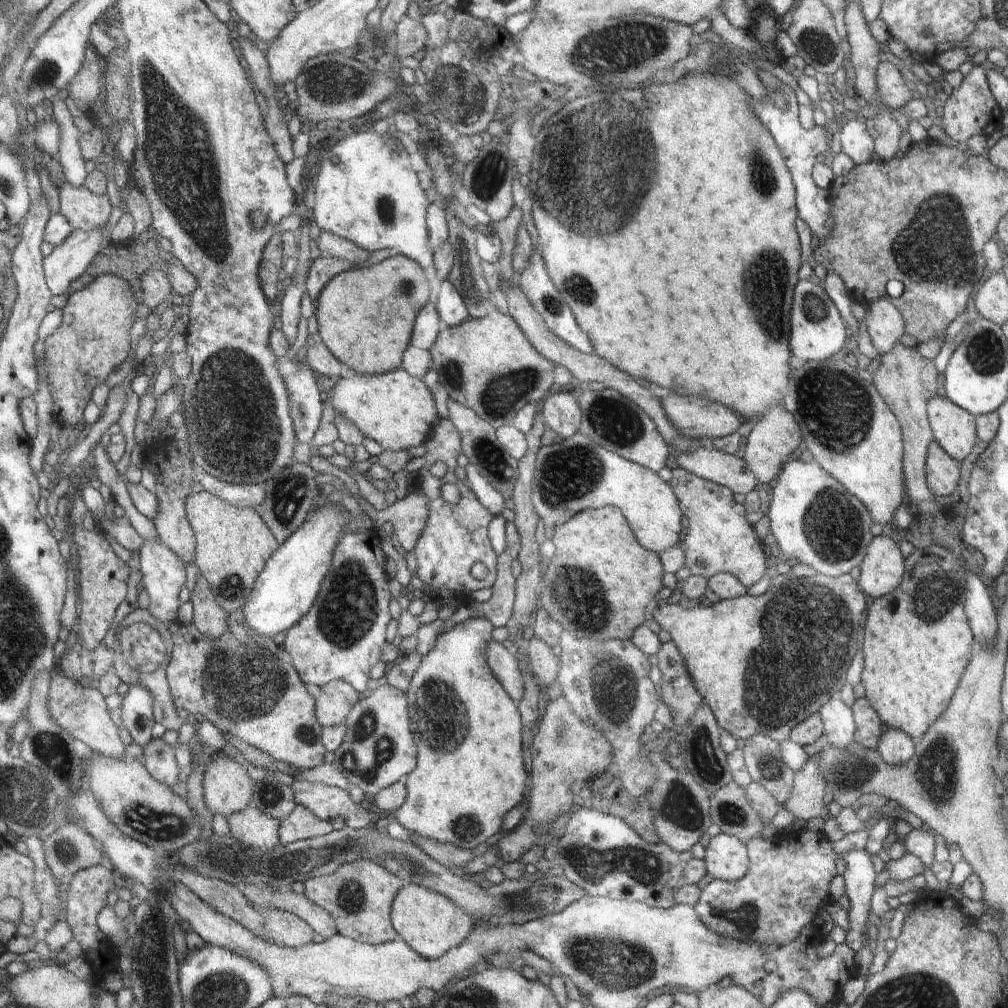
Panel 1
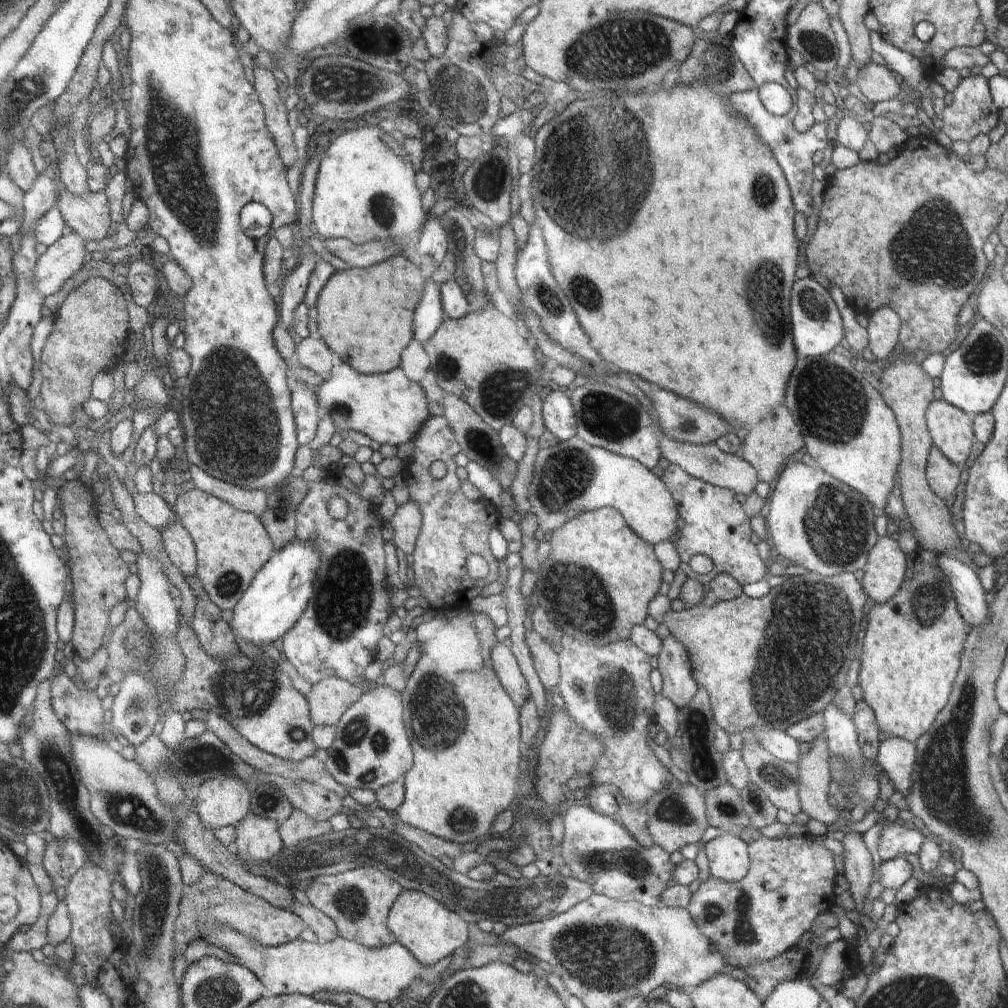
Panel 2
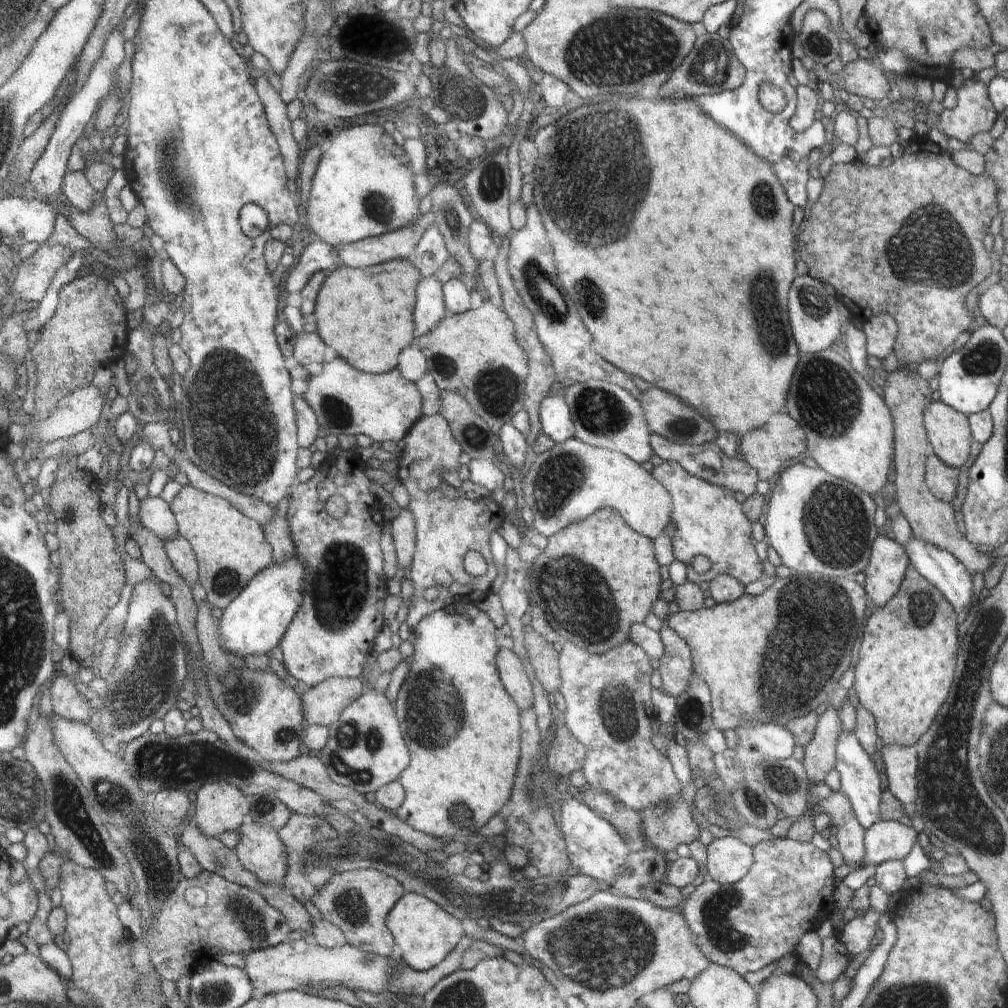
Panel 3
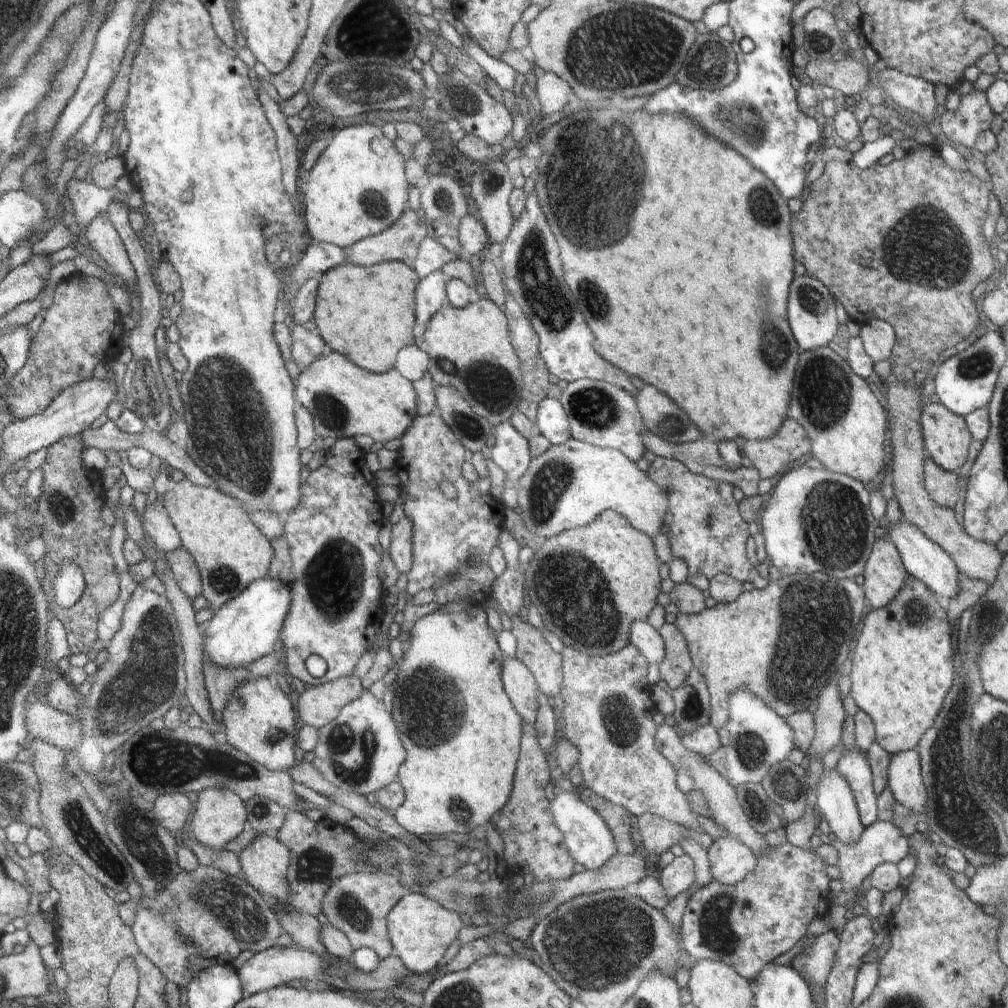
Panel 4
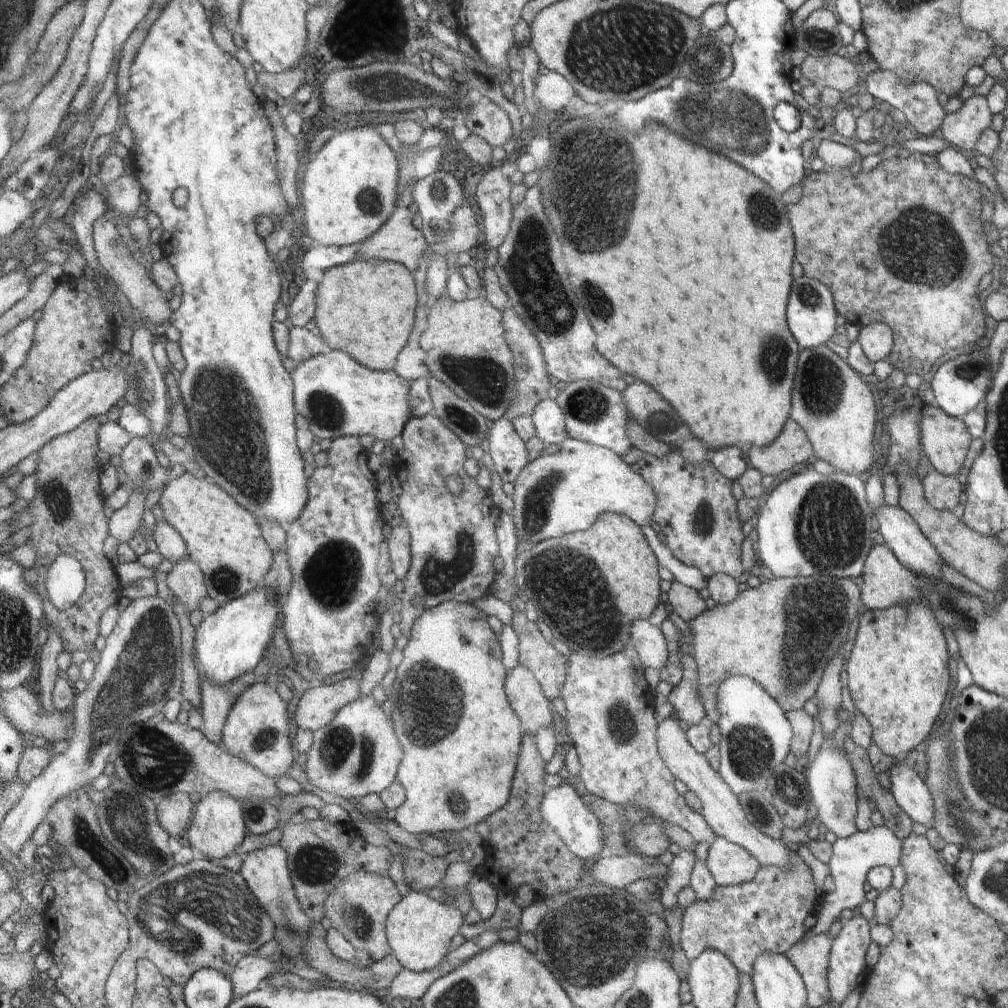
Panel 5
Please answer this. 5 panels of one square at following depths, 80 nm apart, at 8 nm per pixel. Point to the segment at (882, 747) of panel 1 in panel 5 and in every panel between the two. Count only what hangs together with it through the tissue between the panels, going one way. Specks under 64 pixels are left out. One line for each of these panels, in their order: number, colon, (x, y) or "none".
2: (896, 755)
3: (901, 763)
4: (904, 770)
5: (912, 795)

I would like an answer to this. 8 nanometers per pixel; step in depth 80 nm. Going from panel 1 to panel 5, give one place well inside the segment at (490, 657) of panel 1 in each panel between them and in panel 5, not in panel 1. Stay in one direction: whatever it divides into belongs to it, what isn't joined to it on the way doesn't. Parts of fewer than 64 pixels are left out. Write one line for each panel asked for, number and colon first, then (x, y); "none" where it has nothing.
2: (506, 666)
3: (511, 671)
4: (520, 684)
5: (524, 692)

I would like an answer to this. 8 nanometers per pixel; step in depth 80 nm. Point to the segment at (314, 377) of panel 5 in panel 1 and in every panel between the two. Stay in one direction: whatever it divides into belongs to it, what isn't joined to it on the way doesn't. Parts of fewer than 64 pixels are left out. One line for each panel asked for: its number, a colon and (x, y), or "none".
1: (395, 409)
2: (390, 408)
3: (385, 407)
4: (344, 400)

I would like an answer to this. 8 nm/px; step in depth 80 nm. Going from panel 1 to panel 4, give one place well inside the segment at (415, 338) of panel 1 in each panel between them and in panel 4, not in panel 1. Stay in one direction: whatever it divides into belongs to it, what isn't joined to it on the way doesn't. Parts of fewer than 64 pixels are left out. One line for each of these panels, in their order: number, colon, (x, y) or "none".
2: (429, 314)
3: (430, 308)
4: (431, 296)

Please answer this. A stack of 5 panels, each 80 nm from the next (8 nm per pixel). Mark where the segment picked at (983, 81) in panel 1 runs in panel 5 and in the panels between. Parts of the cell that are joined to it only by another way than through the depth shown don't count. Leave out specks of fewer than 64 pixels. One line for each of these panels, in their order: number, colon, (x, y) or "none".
2: (972, 111)
3: (974, 113)
4: (974, 114)
5: (962, 128)

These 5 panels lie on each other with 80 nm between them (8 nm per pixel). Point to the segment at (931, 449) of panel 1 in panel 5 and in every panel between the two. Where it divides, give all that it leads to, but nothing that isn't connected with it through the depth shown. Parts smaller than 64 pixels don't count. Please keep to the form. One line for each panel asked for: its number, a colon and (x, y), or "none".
2: (943, 474)
3: (942, 479)
4: (942, 485)
5: (942, 491)

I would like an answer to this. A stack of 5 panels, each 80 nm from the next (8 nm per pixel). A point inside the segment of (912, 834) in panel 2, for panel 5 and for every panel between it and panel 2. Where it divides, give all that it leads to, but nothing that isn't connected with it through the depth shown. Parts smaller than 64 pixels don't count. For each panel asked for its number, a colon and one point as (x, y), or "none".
3: (885, 840)
4: (882, 842)
5: (852, 857)

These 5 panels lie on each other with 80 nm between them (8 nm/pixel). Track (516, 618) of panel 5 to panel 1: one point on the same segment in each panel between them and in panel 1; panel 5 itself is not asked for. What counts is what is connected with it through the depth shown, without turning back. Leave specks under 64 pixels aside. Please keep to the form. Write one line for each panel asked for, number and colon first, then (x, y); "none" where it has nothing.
1: (545, 664)
2: (545, 657)
3: (544, 658)
4: (546, 665)

